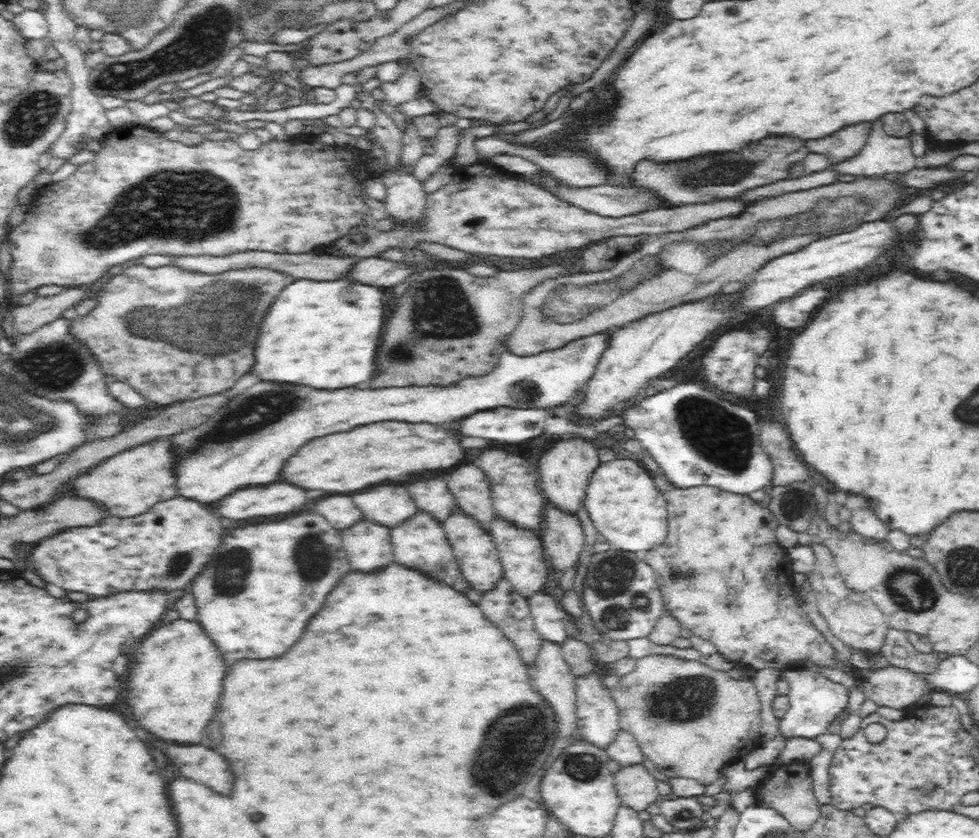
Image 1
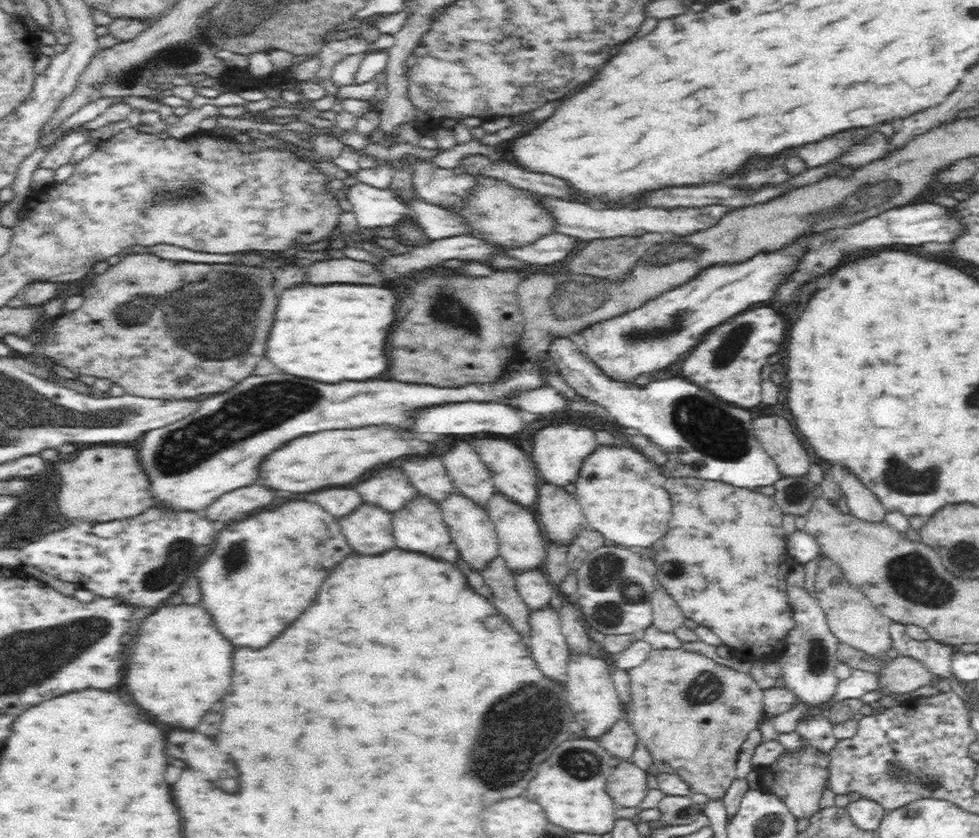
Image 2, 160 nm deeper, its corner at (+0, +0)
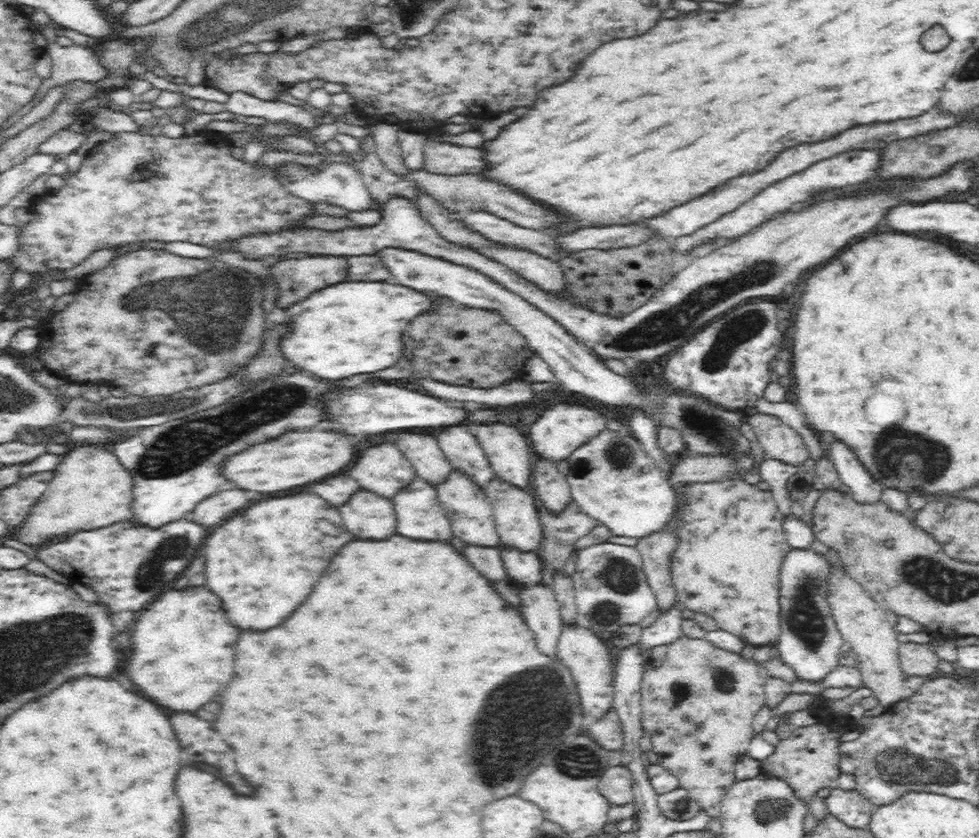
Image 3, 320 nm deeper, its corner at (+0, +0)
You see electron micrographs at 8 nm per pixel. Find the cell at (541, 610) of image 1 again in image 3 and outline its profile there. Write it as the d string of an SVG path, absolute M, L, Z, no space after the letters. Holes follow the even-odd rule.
M500 547L500 553L510 581L519 588L543 584L544 566L537 552L518 552Z

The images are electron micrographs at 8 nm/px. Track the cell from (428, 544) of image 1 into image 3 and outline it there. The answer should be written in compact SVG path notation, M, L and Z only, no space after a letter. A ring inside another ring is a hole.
M414 478L414 482L410 486L406 486L404 490L400 490L395 498L392 498L397 527L396 532L404 539L428 540L436 543L452 542L452 529L442 503L438 500L437 489L429 484L425 484L423 480Z

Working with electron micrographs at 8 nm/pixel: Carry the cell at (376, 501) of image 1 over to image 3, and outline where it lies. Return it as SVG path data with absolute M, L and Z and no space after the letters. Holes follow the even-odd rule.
M392 444L366 450L364 458L360 458L360 462L356 462L356 466L352 466L346 474L364 490L390 501L417 478L412 465Z

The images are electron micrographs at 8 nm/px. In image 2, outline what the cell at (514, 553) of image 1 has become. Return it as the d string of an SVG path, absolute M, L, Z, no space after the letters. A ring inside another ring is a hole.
M498 494L491 498L486 511L497 534L499 556L505 560L508 570L516 575L522 574L522 572L530 572L530 570L542 569L547 554L546 548L544 548L547 541L543 537L535 511L527 511L520 506L515 506Z

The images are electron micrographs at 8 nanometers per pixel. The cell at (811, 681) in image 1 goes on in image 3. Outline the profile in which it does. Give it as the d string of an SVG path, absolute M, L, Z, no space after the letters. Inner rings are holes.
M790 550L786 554L788 558L784 560L782 566L782 630L777 640L776 649L778 657L784 664L788 664L796 678L808 683L820 683L836 666L838 666L838 657L841 652L841 645L844 640L841 634L835 628L835 622L826 600L827 572L829 571L828 560L822 554L813 550Z

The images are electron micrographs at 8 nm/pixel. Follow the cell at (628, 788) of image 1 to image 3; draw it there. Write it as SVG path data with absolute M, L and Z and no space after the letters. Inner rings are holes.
M623 764L612 766L607 781L599 784L599 791L610 804L624 806L624 804L634 803L634 775L628 767Z

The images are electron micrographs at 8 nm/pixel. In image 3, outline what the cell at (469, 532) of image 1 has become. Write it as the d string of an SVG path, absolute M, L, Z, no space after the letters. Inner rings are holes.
M452 470L448 480L437 487L438 500L447 514L453 535L462 540L466 546L479 548L496 548L500 546L500 538L496 530L493 510L484 490L472 484L467 476Z

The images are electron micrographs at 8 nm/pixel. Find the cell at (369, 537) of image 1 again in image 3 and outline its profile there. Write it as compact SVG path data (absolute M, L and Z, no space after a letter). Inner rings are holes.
M366 490L352 494L339 513L342 514L345 529L354 540L383 542L397 534L392 501Z

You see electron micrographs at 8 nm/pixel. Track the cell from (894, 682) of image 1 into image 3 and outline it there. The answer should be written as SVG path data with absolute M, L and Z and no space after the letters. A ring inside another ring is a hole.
M906 642L900 643L897 650L899 668L905 678L918 678L932 676L938 669L941 659L927 644Z

